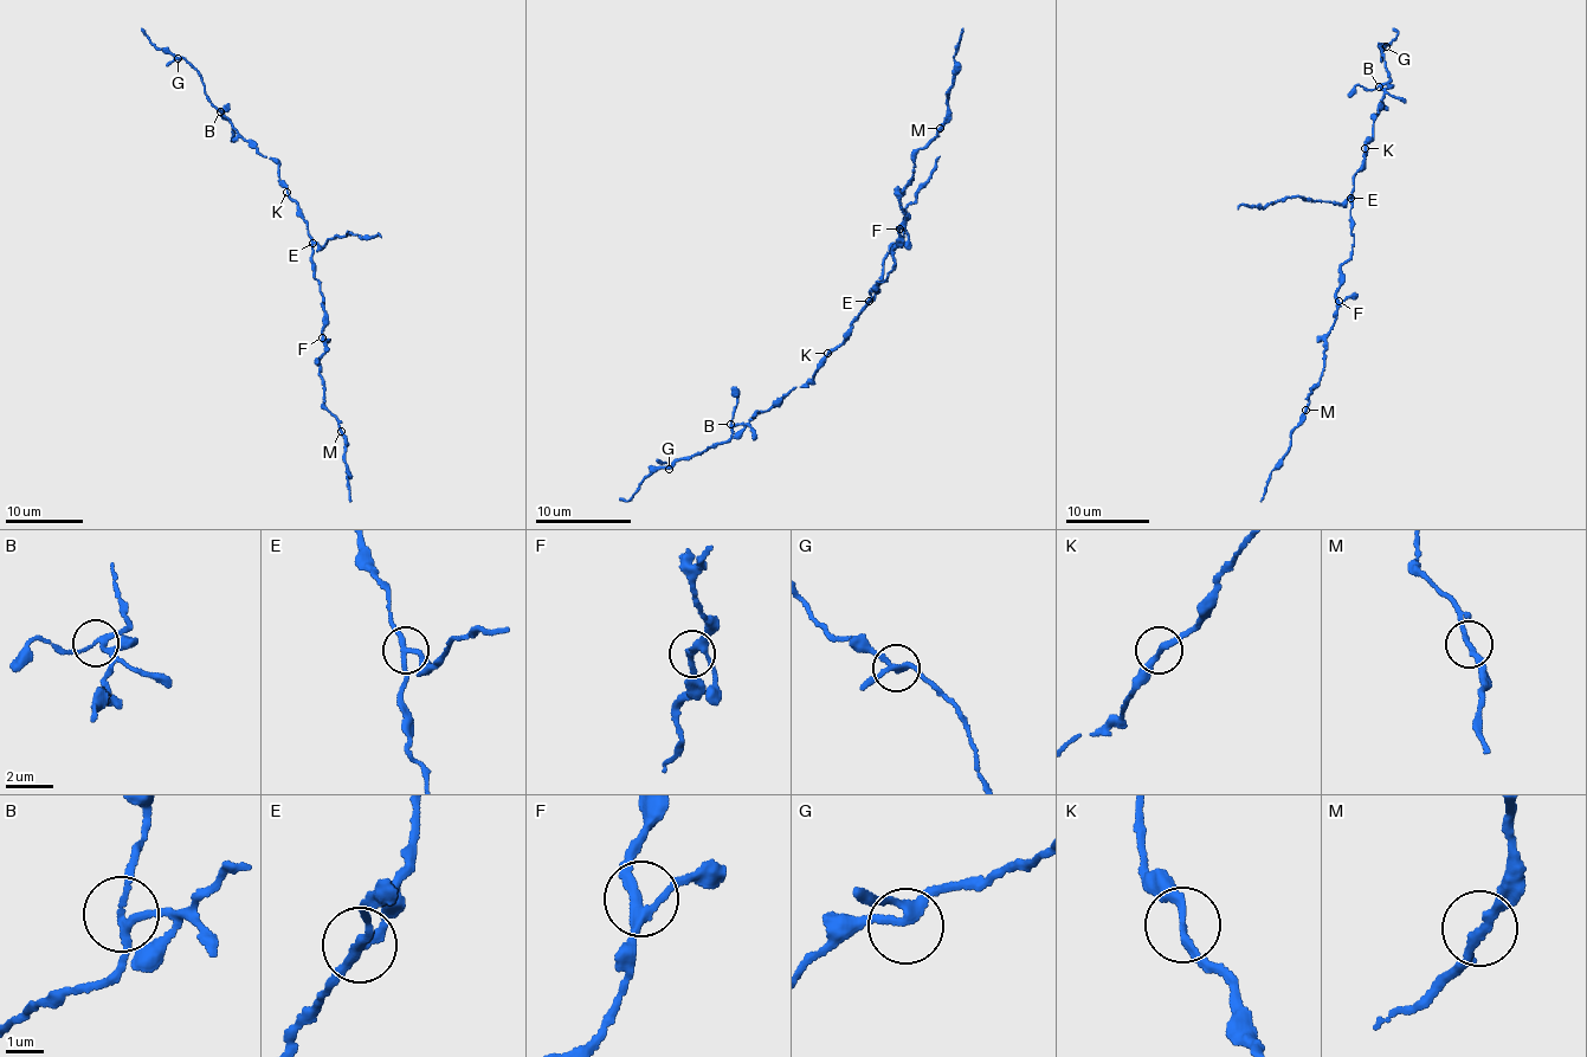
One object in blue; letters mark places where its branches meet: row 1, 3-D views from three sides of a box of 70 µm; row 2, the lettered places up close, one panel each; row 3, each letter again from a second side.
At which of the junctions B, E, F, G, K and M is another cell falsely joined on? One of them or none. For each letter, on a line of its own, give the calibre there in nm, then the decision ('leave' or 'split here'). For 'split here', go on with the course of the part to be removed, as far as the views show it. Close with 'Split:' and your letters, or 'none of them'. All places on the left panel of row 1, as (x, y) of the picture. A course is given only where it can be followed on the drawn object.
B: 160 nm | leave
E: 200 nm | split here | (313, 243), (322, 247), (327, 238), (348, 234), (349, 231), (372, 238), (378, 233), (381, 237)
F: 240 nm | leave
G: 200 nm | leave
K: 200 nm | leave
M: 220 nm | leave
Split: E

